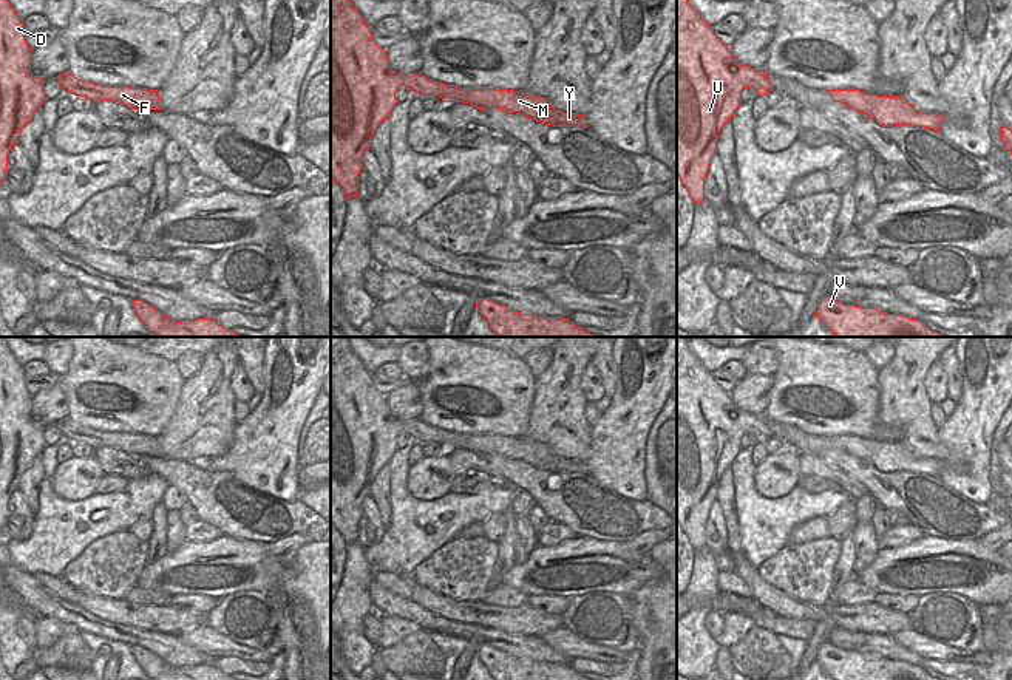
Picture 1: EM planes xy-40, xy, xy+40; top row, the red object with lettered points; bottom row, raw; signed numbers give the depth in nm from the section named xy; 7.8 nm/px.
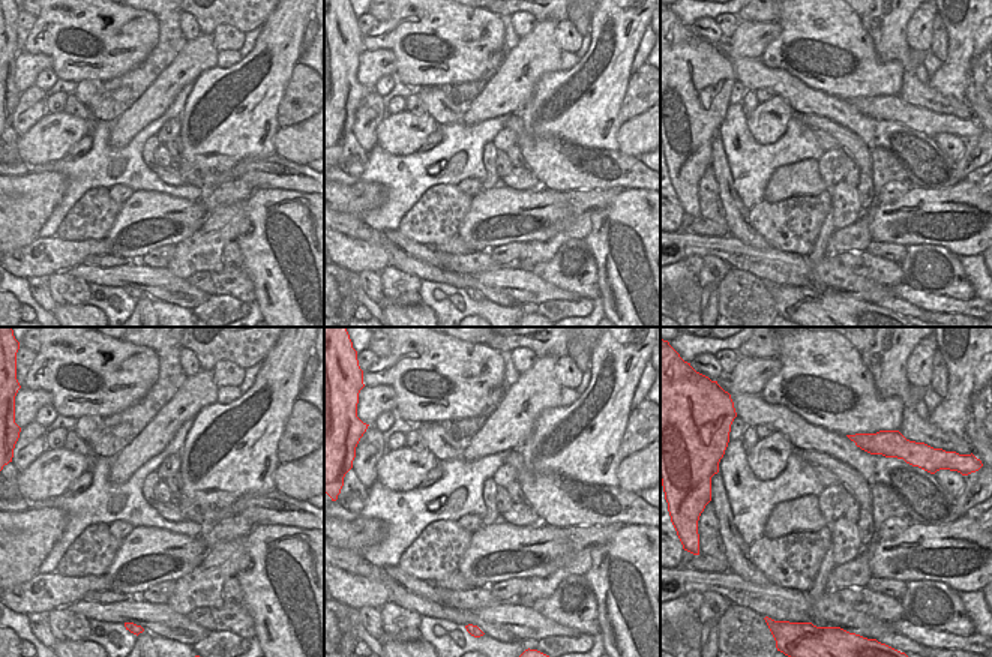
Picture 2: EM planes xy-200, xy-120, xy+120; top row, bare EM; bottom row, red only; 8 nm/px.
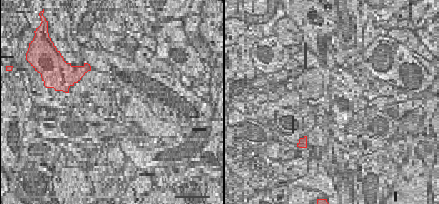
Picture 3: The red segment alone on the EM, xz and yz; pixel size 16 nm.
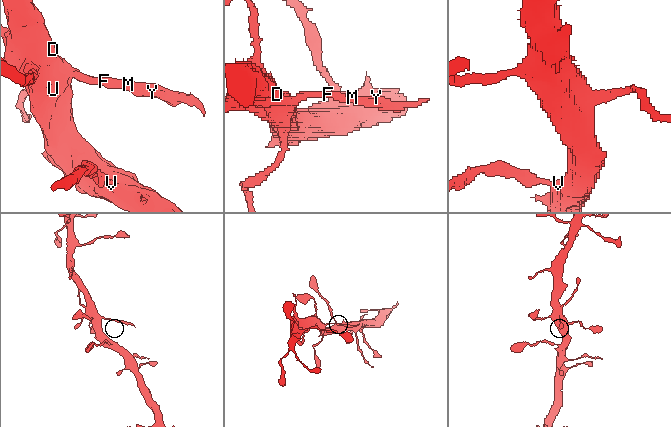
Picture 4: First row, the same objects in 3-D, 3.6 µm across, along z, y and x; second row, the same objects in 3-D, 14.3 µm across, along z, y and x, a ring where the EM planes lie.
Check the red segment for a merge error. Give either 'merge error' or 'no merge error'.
merge error

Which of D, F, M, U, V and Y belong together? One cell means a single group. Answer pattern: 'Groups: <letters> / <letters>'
Groups: D U V / F M Y.

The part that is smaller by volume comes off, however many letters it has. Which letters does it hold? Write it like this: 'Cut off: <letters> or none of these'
Cut off: F, M, Y.

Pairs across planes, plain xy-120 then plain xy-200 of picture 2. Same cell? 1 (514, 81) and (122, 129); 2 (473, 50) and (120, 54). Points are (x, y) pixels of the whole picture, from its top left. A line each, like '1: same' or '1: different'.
1: same
2: same

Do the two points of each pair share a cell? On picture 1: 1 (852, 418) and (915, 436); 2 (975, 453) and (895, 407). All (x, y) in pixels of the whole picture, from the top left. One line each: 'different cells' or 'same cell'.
1: different cells
2: different cells

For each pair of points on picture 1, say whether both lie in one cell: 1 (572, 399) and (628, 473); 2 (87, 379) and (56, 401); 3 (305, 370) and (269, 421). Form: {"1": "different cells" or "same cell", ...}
{"1": "different cells", "2": "different cells", "3": "same cell"}

